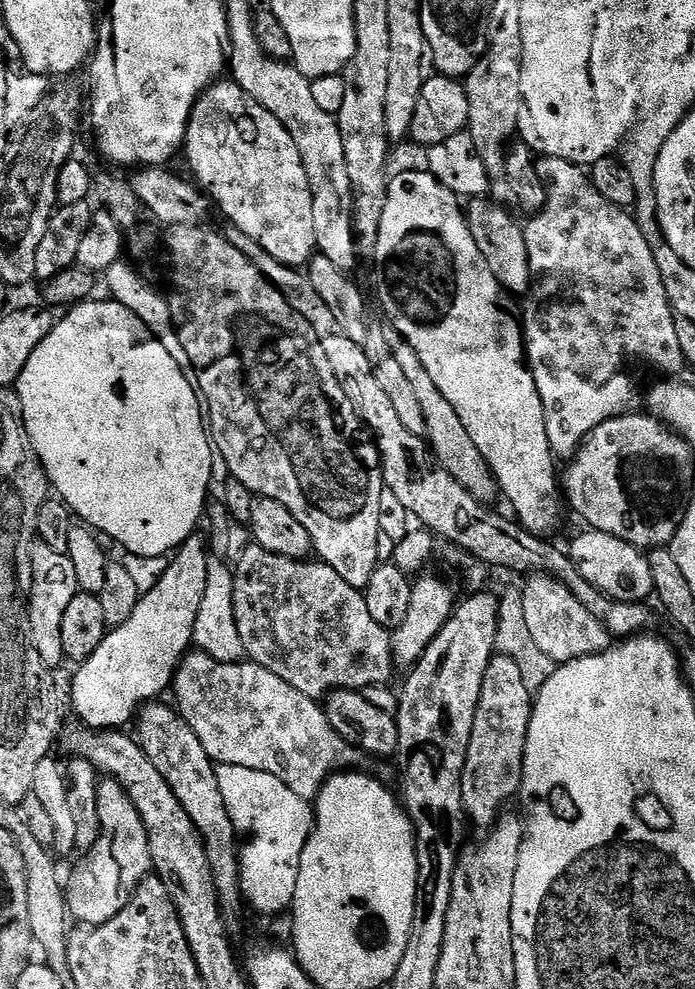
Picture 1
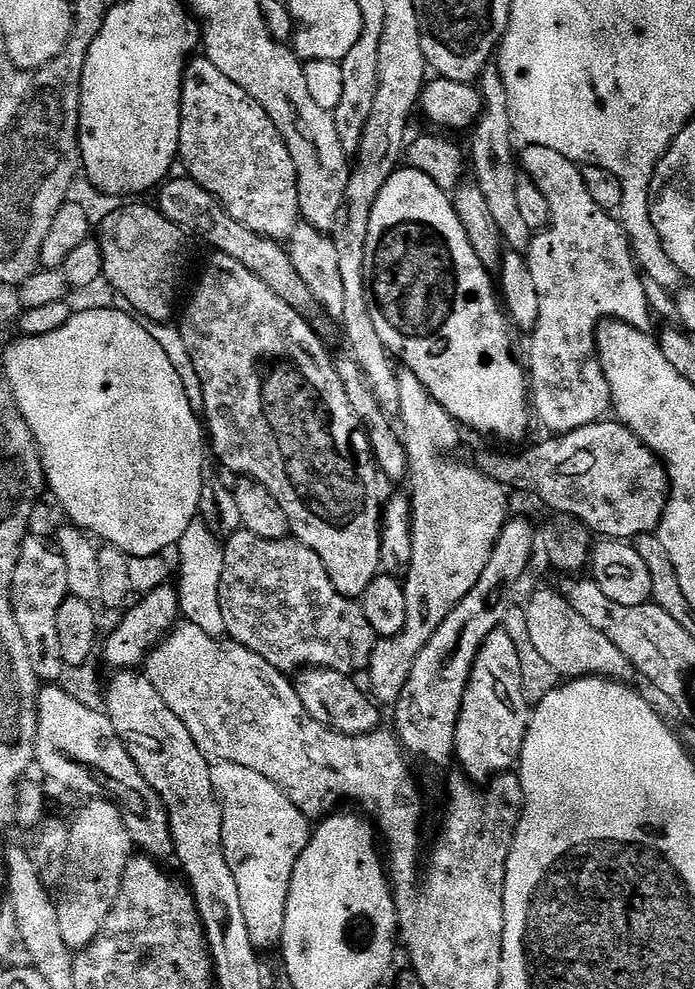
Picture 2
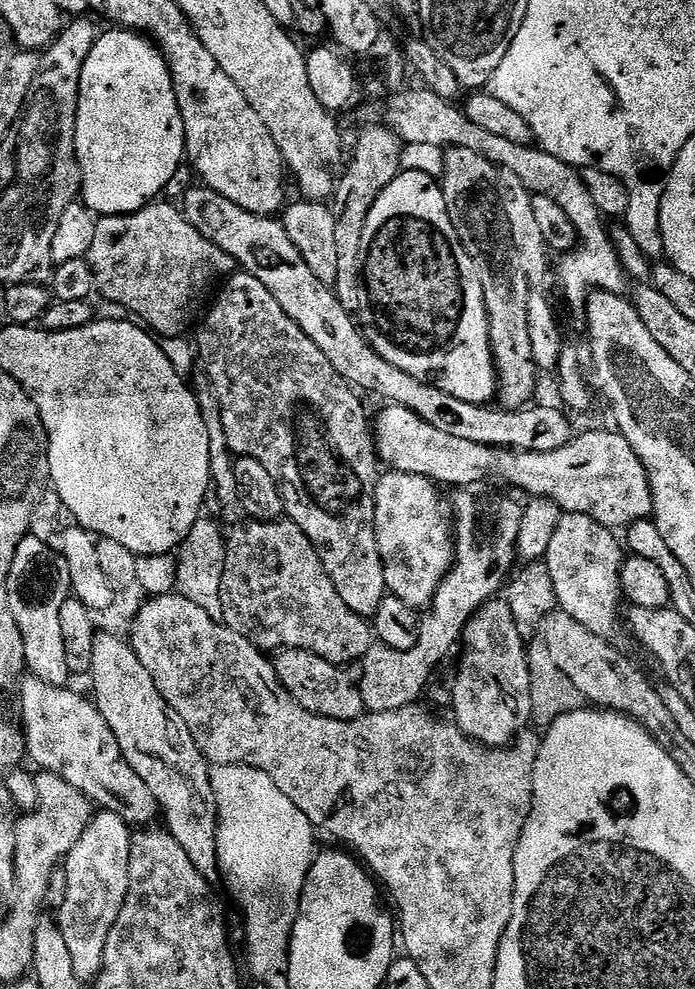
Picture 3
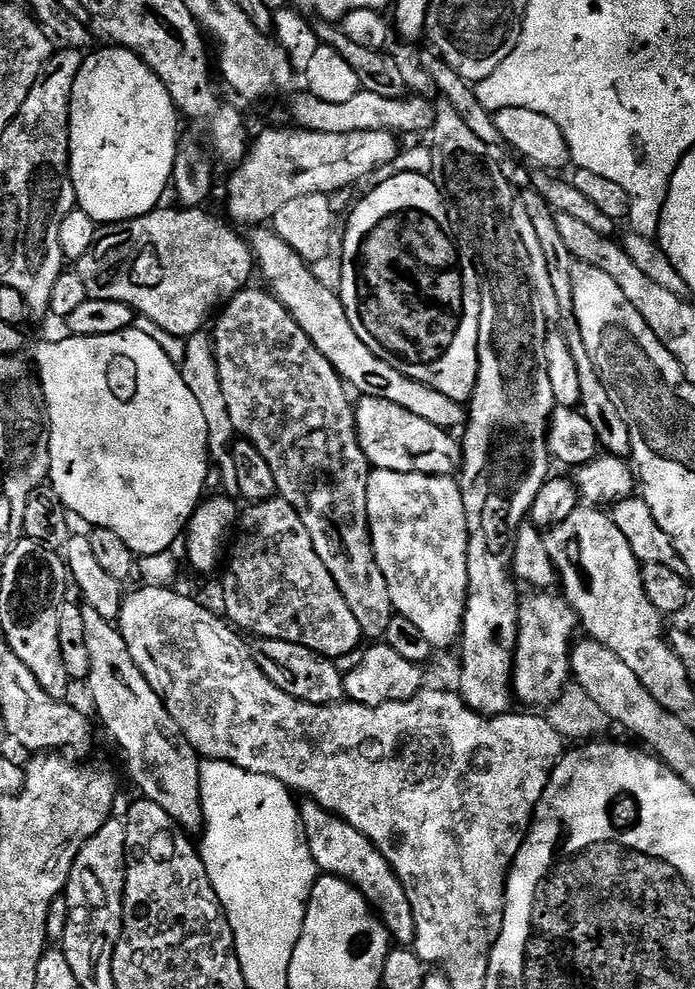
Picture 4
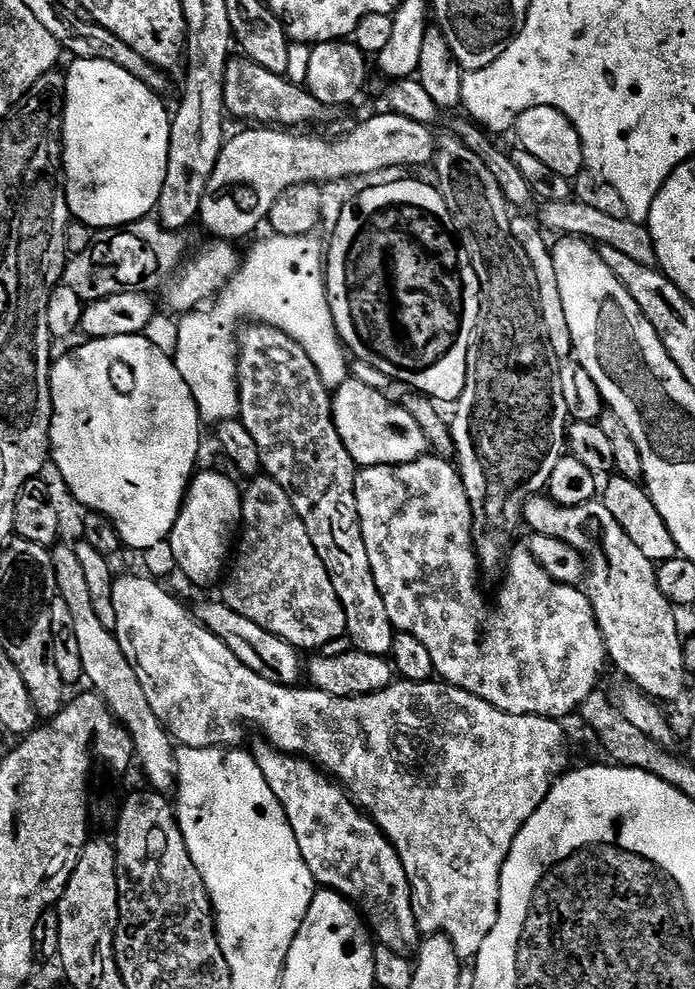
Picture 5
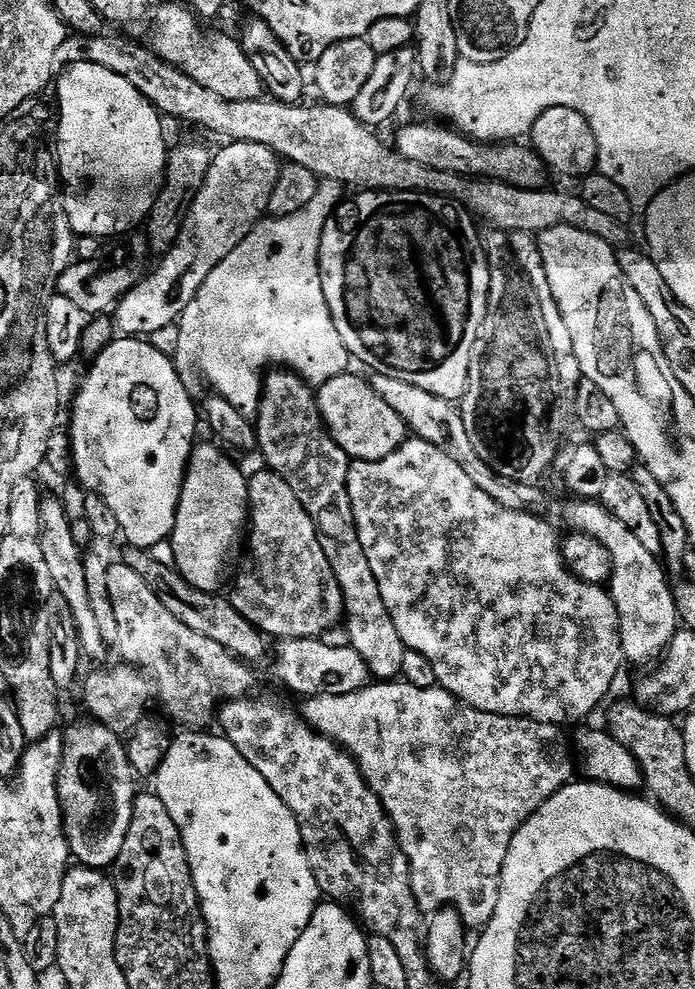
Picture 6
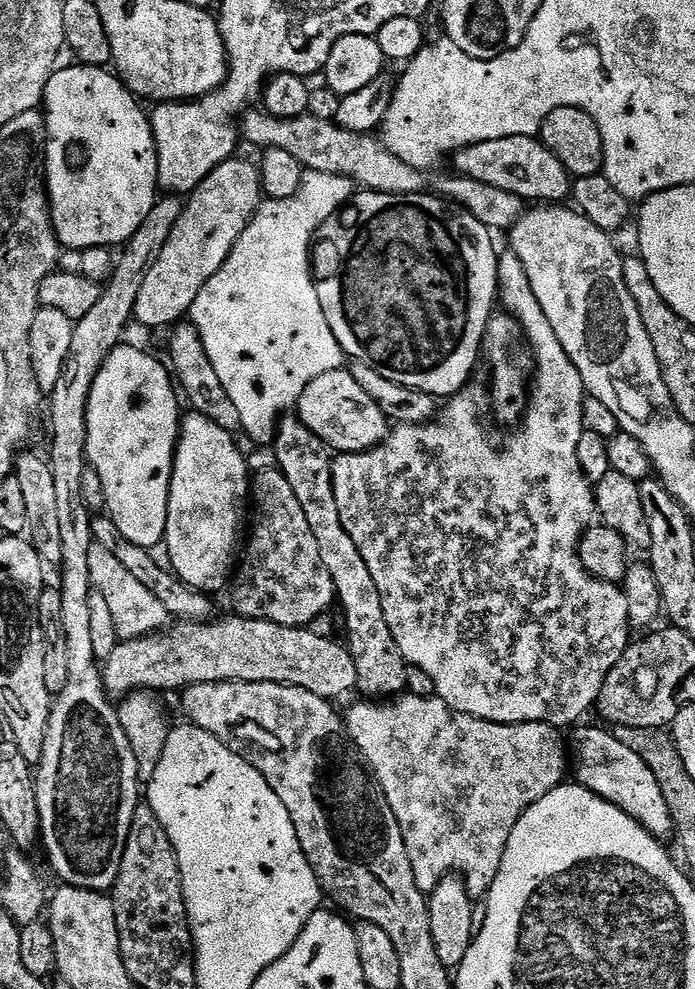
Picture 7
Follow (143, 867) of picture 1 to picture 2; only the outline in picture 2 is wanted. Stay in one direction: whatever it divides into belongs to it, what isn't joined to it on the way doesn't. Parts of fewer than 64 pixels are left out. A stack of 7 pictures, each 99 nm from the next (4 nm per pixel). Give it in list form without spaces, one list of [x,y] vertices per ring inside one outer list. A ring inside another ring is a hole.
[[[95,798],[85,804],[88,805],[81,810],[80,817],[70,824],[68,861],[56,900],[62,938],[66,938],[66,946],[73,950],[88,948],[98,938],[122,890],[126,868],[134,855],[132,835],[119,807],[111,800]]]

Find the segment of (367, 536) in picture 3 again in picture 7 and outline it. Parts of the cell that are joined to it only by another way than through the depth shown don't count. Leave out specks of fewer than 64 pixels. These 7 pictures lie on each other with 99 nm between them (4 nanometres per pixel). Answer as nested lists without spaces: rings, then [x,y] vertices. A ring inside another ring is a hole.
[[[285,414],[276,425],[274,451],[275,467],[280,469],[286,482],[290,482],[298,502],[302,502],[310,530],[314,530],[314,538],[318,538],[322,562],[326,562],[326,570],[330,570],[330,578],[334,578],[339,607],[344,607],[344,624],[348,627],[346,647],[354,658],[358,692],[364,695],[361,697],[376,702],[401,695],[407,689],[409,665],[404,663],[402,650],[398,650],[398,642],[394,642],[394,634],[390,634],[390,626],[386,626],[386,614],[382,610],[378,586],[374,586],[374,577],[370,575],[366,562],[362,562],[362,554],[358,554],[354,538],[350,538],[350,534],[346,534],[346,526],[342,526],[342,514],[338,514],[338,501],[334,499],[333,449],[308,429],[299,415]]]

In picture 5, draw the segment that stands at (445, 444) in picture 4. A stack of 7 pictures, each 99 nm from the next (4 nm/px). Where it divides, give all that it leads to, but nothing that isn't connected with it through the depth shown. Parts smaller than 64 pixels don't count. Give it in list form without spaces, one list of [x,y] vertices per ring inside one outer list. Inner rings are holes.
[[[349,378],[342,387],[331,393],[334,426],[350,454],[360,468],[383,464],[409,464],[429,455],[430,445],[422,426],[411,411],[392,400],[387,400],[378,388],[365,384],[363,379]]]

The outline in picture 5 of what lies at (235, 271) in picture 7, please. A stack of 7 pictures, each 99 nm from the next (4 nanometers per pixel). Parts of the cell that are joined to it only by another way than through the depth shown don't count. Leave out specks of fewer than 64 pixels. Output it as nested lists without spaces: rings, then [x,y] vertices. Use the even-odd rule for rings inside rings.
[[[268,234],[249,250],[248,256],[246,252],[239,270],[233,274],[231,282],[220,289],[211,307],[187,313],[181,319],[184,321],[176,332],[174,351],[176,369],[190,388],[205,425],[219,426],[224,420],[237,419],[240,412],[240,393],[236,391],[236,324],[269,324],[294,338],[294,342],[306,350],[310,362],[314,362],[322,382],[330,390],[342,387],[350,378],[344,358],[346,349],[336,333],[336,323],[328,305],[326,252],[318,237],[316,234]]]

